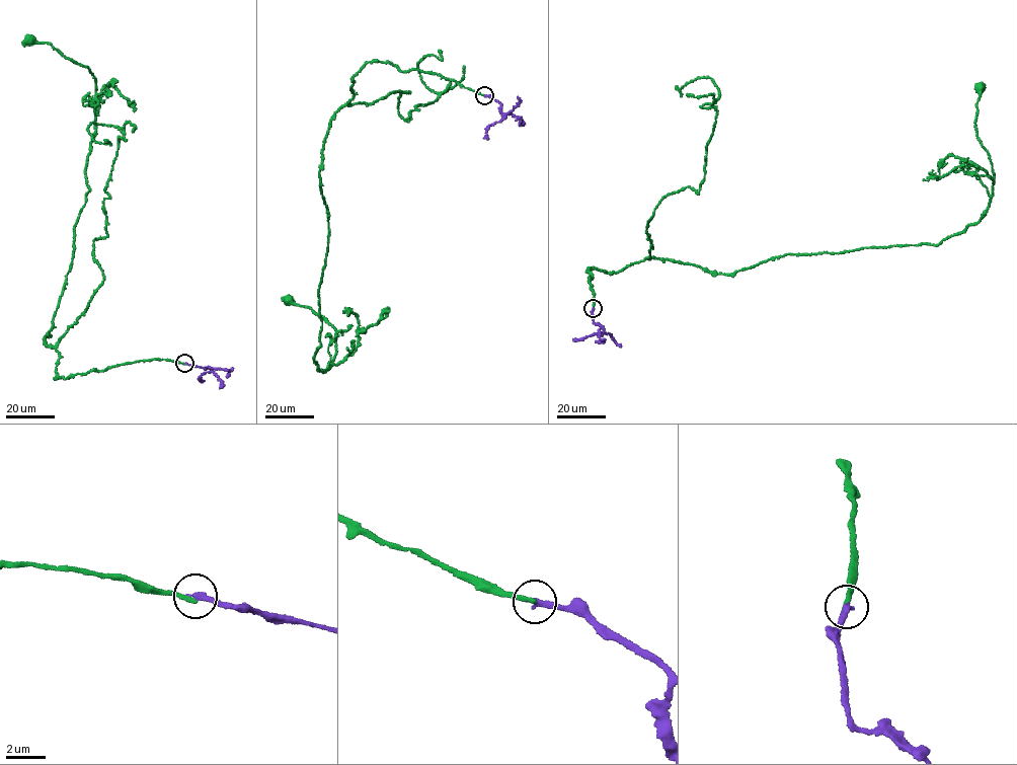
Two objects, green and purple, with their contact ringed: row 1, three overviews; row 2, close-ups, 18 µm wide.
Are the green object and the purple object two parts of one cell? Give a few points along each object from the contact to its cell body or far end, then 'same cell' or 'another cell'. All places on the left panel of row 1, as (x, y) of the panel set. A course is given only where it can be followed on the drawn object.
green via (184, 364), (143, 360), (55, 379), (60, 354), (44, 340), (90, 189), (96, 89), (90, 69), (29, 39) | purple via (184, 363), (212, 370), (223, 385), (219, 387) | another cell

